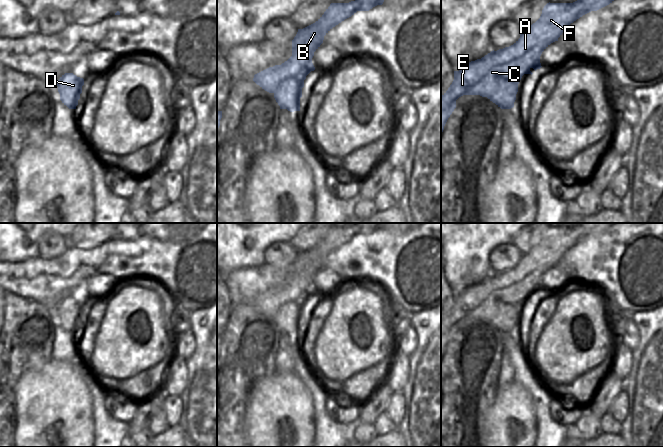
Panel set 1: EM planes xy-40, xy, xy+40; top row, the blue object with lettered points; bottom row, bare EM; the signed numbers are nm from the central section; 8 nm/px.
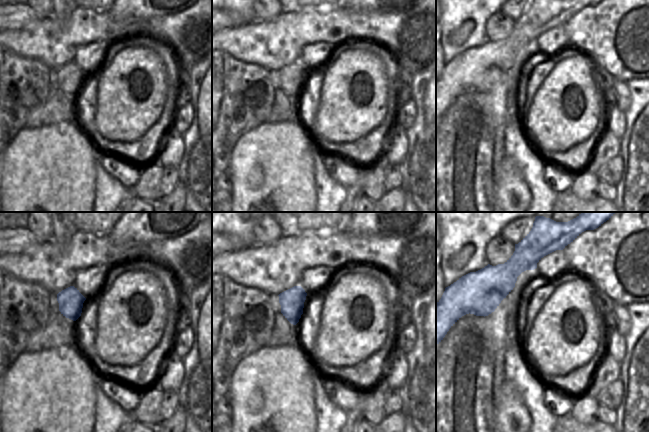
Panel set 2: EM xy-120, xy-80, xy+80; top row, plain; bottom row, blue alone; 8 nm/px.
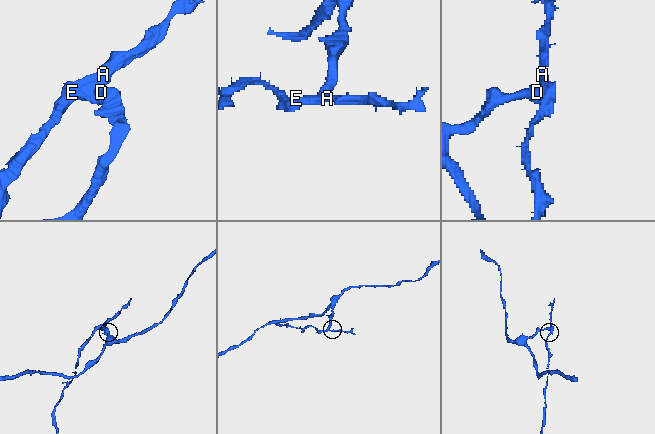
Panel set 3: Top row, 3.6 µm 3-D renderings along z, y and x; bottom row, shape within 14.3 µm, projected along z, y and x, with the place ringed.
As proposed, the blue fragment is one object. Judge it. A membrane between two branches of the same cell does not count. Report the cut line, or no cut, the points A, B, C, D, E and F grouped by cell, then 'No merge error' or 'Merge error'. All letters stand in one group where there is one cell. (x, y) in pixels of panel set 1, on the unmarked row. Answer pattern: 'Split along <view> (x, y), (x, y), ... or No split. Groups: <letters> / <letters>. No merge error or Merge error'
Split along xy+40 (518, 304), (500, 304), (492, 318), (480, 319). Groups: A B C E F / D. Merge error.

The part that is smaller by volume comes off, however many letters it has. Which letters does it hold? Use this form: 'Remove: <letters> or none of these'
Remove: A, B, C, E, F

